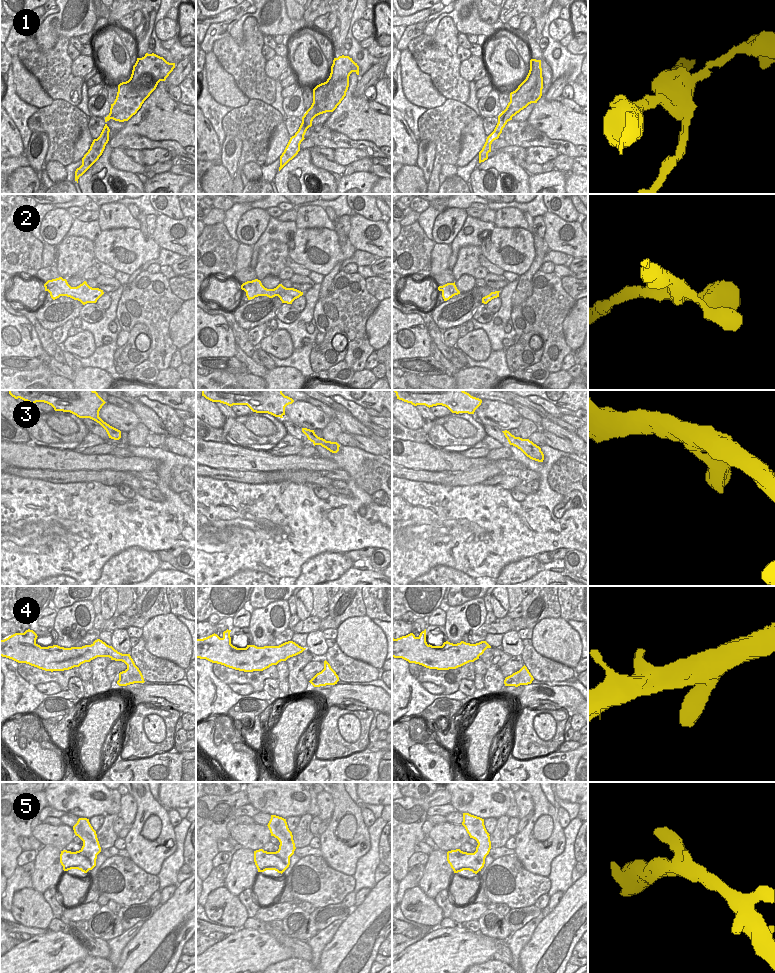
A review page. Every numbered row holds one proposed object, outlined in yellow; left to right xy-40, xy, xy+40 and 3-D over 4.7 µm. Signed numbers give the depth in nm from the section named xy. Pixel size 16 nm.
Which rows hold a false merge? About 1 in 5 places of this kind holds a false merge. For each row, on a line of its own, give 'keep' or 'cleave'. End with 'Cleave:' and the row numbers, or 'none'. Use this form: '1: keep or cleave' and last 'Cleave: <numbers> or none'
1: cleave
2: keep
3: keep
4: keep
5: keep
Cleave: 1

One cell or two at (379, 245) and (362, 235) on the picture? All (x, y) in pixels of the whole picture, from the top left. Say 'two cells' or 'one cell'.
one cell

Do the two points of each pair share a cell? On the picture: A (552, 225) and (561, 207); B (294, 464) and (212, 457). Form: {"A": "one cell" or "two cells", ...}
{"A": "two cells", "B": "one cell"}

